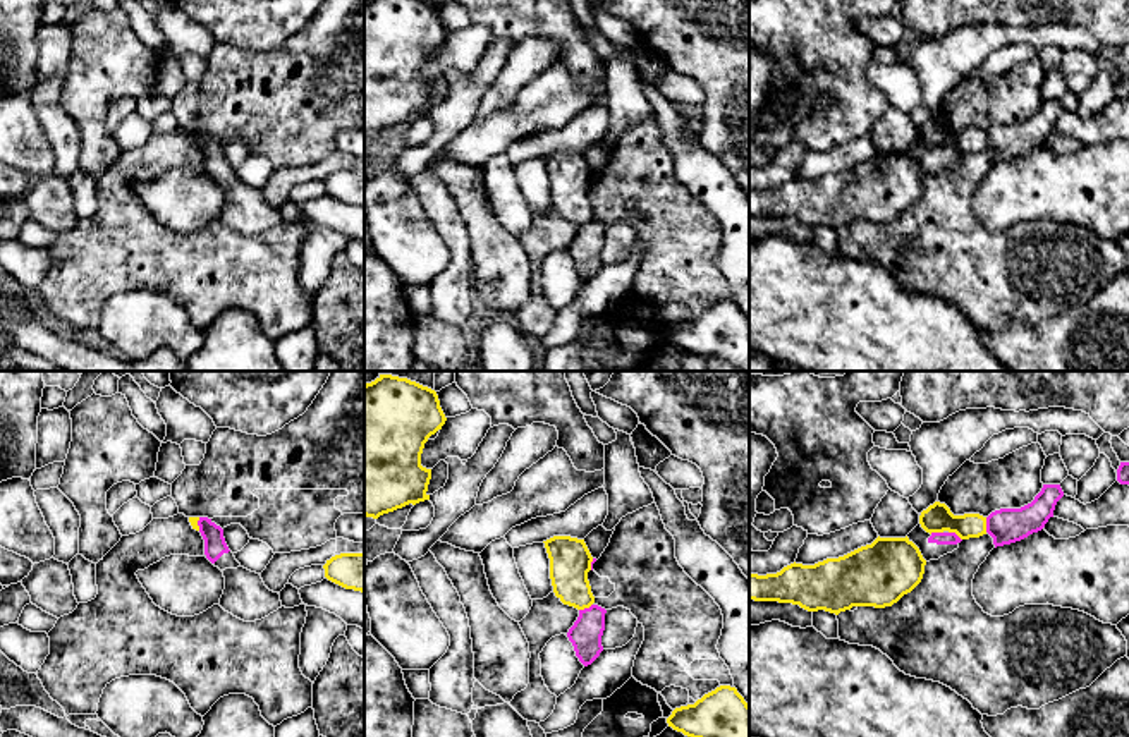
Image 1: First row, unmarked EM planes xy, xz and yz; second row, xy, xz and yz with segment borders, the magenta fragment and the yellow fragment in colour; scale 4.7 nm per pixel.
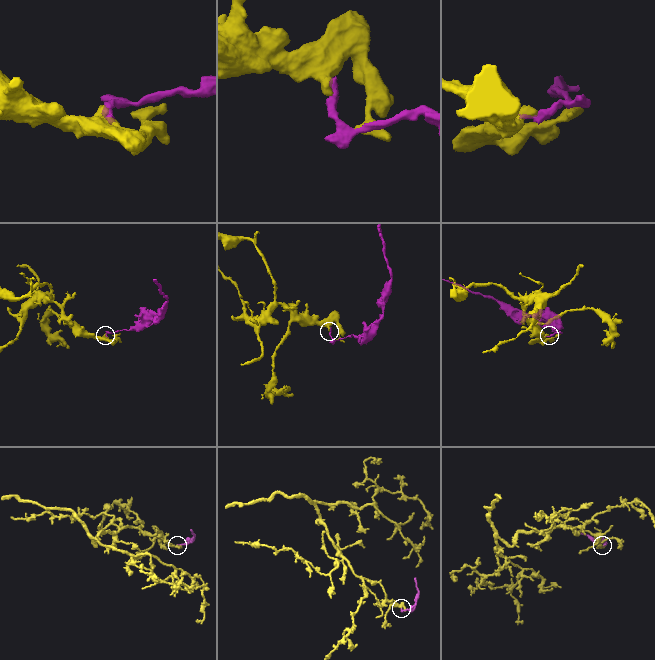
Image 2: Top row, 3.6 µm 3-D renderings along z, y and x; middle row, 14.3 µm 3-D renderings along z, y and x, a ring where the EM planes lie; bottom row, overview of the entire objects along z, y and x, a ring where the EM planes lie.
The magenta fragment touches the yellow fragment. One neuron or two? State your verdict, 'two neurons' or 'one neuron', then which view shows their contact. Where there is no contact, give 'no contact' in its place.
two neurons; meets magenta in yz

